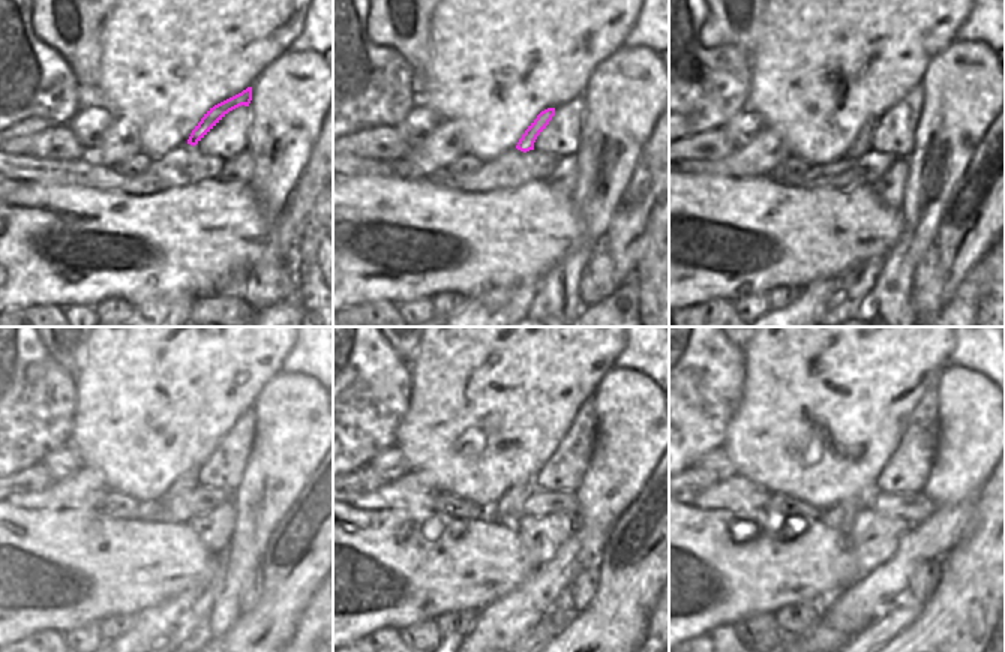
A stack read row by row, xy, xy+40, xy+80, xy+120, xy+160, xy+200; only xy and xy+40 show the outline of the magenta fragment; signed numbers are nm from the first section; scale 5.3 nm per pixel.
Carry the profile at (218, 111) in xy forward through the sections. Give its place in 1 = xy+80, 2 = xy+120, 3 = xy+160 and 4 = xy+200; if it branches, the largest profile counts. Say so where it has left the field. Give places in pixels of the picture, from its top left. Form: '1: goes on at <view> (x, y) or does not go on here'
1: goes on at xy+80 (861, 144)
2: goes on at xy+120 (189, 480)
3: goes on at xy+160 (507, 510)
4: goes on at xy+200 (839, 516)

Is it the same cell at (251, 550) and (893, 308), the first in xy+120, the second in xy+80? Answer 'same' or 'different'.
same

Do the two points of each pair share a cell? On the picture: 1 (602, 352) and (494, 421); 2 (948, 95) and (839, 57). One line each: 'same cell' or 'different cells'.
1: same cell
2: different cells

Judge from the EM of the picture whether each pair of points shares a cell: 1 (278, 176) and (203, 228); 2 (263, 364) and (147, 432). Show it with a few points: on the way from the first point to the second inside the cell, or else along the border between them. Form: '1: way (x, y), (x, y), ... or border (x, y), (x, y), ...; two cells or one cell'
1: border (248, 183), (263, 213), (272, 222); two cells
2: way (234, 364), (215, 364), (176, 403); one cell

